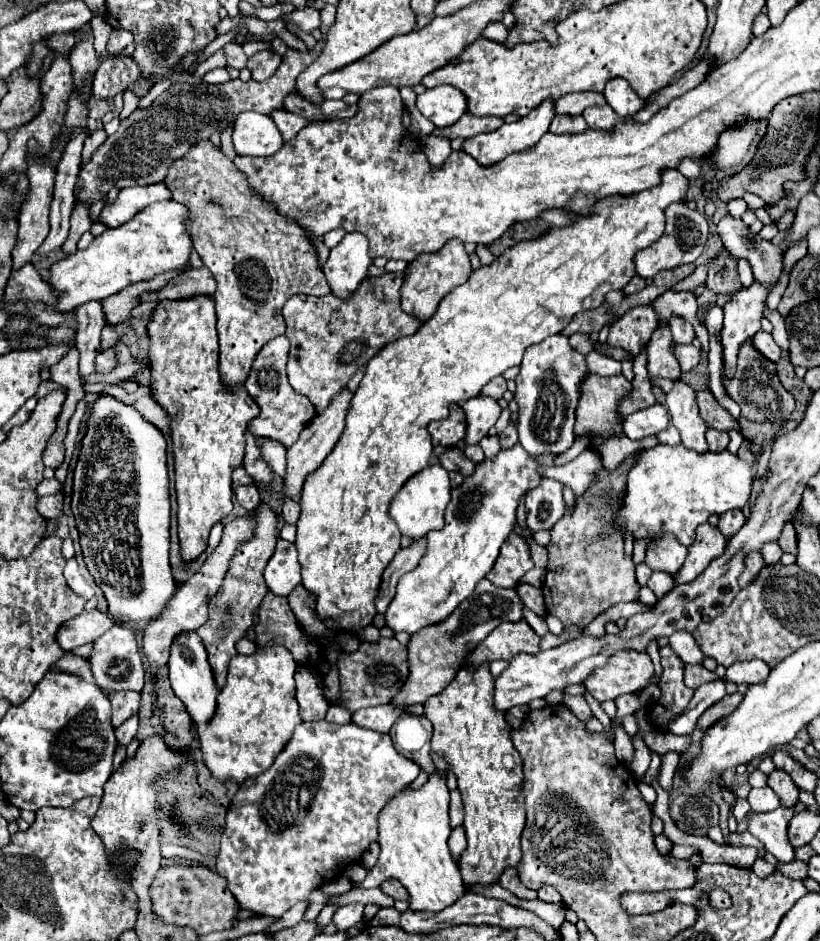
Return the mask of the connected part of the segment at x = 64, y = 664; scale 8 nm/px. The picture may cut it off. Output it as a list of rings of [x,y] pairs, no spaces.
[[[64,653],[64,657],[52,667],[52,669],[60,669],[60,671],[66,671],[66,673],[72,673],[72,675],[78,675],[78,677],[84,677],[86,681],[94,683],[92,679],[92,673],[90,673],[90,665],[84,657],[76,657],[72,653]]]

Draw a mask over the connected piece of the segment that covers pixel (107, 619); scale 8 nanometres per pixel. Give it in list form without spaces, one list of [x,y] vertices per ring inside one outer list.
[[[98,609],[92,611],[84,611],[78,617],[66,621],[60,631],[58,631],[58,643],[64,651],[70,651],[78,645],[86,645],[90,641],[94,641],[96,637],[100,637],[102,633],[106,633],[112,625],[116,625],[118,621],[114,621],[110,615],[100,613]]]

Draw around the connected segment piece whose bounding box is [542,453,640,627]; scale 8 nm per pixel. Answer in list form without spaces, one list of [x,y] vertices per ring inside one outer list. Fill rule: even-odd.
[[[630,453],[614,471],[608,471],[606,467],[598,469],[594,473],[594,479],[590,487],[586,489],[584,495],[576,497],[574,509],[566,509],[564,517],[550,529],[550,543],[548,543],[548,565],[545,576],[545,583],[542,592],[545,598],[546,611],[548,615],[558,617],[564,627],[568,625],[588,625],[594,617],[600,613],[608,611],[612,605],[620,601],[636,601],[638,599],[638,581],[634,577],[634,561],[632,555],[624,553],[624,543],[622,537],[612,537],[604,539],[604,529],[608,527],[608,521],[612,521],[612,509],[616,509],[616,501],[624,497],[624,473],[628,473],[628,461],[632,461],[636,453]]]

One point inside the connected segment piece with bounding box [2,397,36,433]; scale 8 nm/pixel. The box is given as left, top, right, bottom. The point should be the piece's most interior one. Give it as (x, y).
(23, 413)

